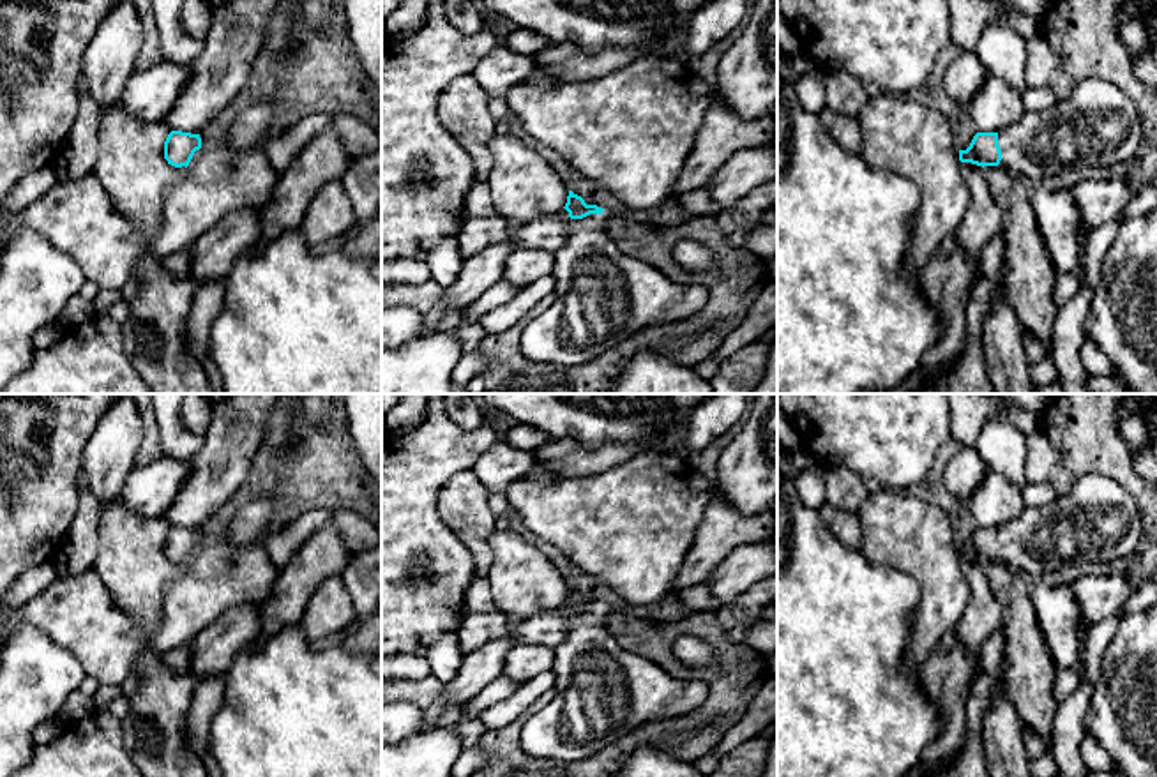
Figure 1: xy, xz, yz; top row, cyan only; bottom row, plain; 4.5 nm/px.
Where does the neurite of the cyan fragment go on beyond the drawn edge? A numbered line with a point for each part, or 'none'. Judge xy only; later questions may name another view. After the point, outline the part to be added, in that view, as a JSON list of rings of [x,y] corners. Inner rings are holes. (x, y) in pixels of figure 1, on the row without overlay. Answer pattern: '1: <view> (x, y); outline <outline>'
none

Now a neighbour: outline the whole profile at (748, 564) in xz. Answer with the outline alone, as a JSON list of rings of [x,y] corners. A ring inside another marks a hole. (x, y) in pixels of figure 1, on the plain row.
[[[772,539],[735,547],[708,576],[719,606],[731,604],[756,583],[777,576],[777,544]]]

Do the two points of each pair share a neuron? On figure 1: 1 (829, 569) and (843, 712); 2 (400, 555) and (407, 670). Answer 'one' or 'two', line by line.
1: one
2: two

